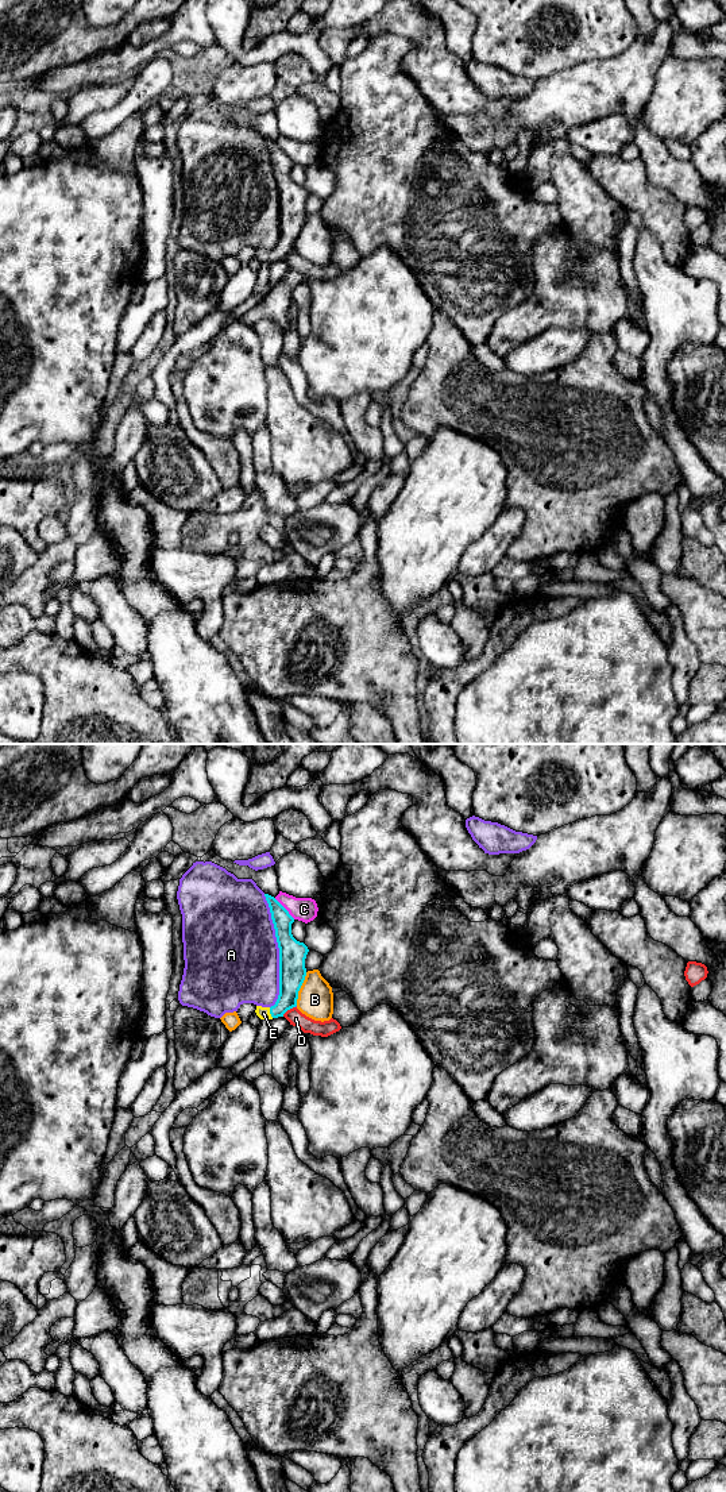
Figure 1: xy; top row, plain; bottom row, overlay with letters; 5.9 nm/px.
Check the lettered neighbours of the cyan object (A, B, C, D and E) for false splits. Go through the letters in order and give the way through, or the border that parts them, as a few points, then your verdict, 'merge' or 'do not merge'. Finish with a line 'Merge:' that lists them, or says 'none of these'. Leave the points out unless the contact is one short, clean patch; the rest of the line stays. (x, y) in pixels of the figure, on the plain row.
A: do not merge
B: border xy (306, 216), (296, 249); do not merge
C: do not merge
D: do not merge
E: way xy (290, 220), (288, 242), (270, 257), (263, 257); merge
Merge: E

